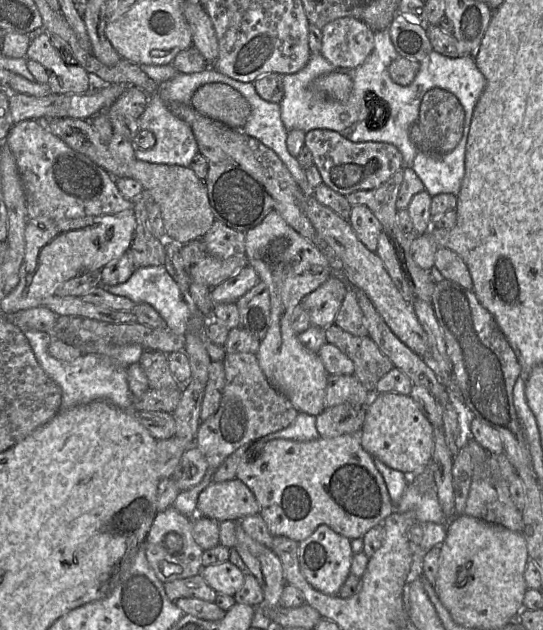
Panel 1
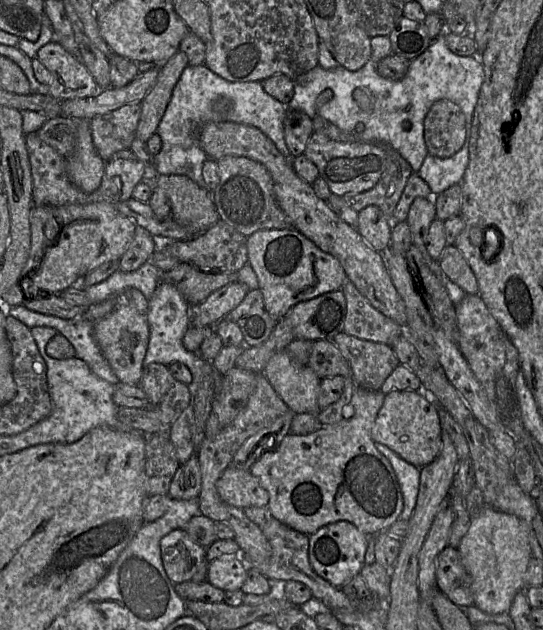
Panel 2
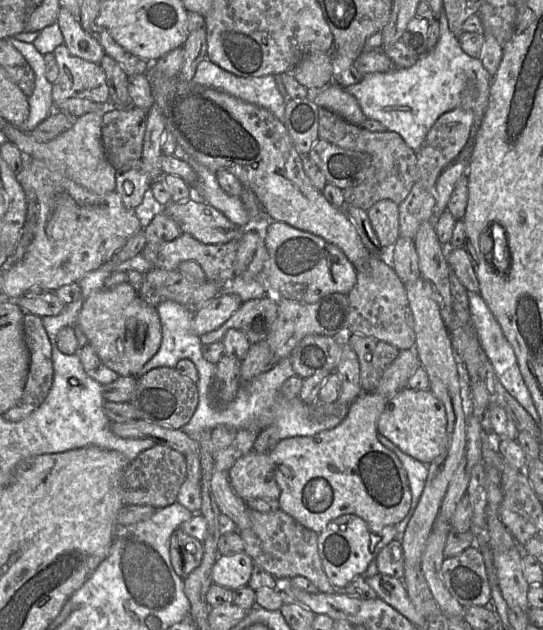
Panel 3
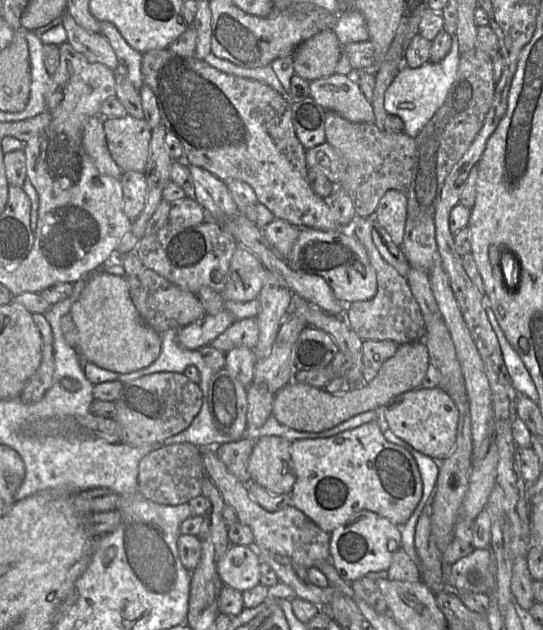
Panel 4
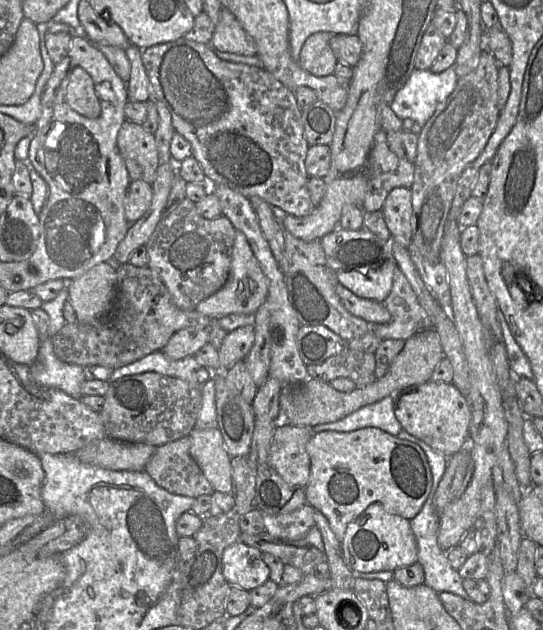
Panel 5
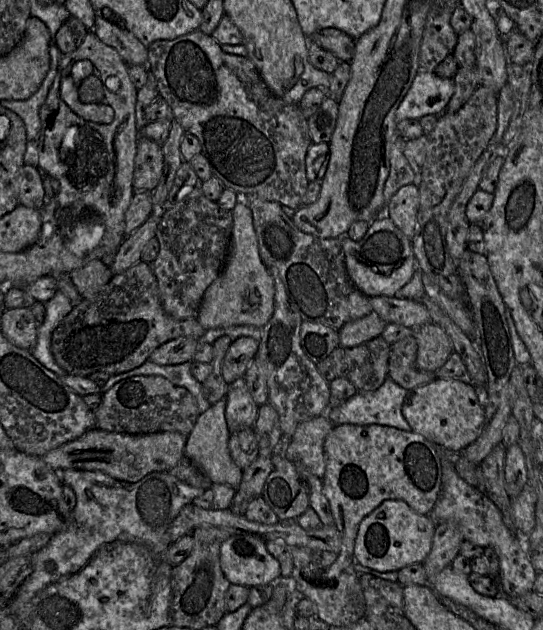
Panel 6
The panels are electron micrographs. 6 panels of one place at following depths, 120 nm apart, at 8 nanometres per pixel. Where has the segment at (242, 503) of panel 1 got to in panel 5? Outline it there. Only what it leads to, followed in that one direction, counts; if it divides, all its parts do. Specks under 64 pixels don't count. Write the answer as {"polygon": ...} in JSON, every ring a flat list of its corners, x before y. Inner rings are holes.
{"polygon":[[285,424,276,426,267,464,293,487,305,487,310,475,306,445,315,433,312,426]]}

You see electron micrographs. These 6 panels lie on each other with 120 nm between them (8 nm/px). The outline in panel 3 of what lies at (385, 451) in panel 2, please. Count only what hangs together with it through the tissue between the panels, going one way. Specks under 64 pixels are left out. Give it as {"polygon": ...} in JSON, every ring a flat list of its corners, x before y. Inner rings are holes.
{"polygon":[[378,433,378,440,385,447,392,450,397,455,407,472,412,501,407,515,401,522,396,524,398,532,396,540,401,541,404,531,411,517,413,516,413,513,419,503,420,497,424,491,425,482,428,475,428,466,420,462,419,460,413,458,412,456,408,455,407,453,403,452,396,444,387,440,384,435]]}

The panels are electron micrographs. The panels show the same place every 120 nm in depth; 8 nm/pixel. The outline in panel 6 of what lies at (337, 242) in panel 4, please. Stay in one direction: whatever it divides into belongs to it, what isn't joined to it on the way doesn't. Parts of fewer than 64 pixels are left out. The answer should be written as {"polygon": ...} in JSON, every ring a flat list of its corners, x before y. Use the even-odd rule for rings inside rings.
{"polygon":[[389,217,370,222,361,240,354,241,343,236,341,242,346,271,355,286,368,297,395,297,396,292,412,279,417,270,412,239,397,228]]}

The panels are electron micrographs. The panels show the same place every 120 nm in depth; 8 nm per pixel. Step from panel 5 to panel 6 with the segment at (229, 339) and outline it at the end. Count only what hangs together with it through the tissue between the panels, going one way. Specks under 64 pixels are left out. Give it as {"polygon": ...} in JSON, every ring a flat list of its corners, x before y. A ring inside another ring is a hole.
{"polygon":[[248,336,231,342,222,365,222,376,228,384,244,377,249,364,256,357,258,348,259,342]]}

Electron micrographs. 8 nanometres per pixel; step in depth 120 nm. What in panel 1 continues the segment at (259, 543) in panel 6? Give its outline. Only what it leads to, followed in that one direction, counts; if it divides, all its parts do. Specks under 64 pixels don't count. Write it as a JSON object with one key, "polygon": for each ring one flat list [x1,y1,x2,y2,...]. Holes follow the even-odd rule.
{"polygon":[[229,560,202,568,200,575,217,593,234,596,244,583,244,573]]}

